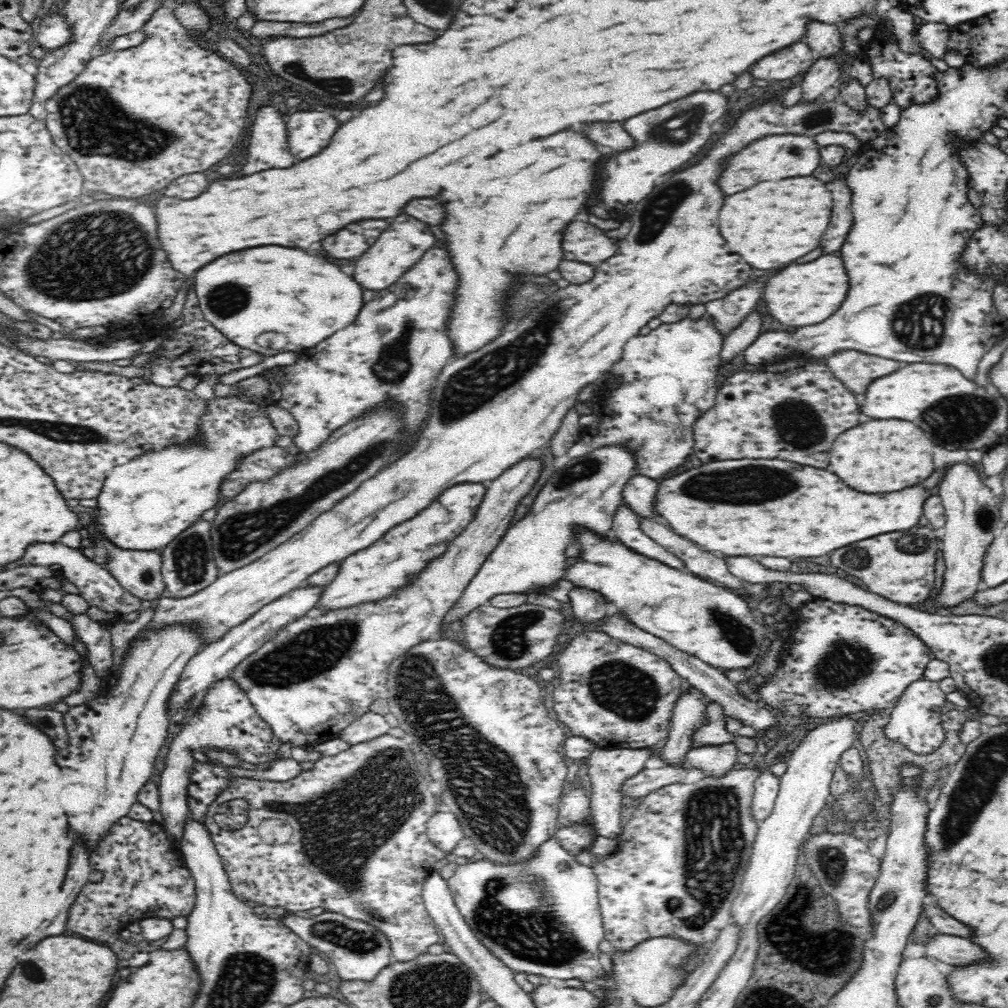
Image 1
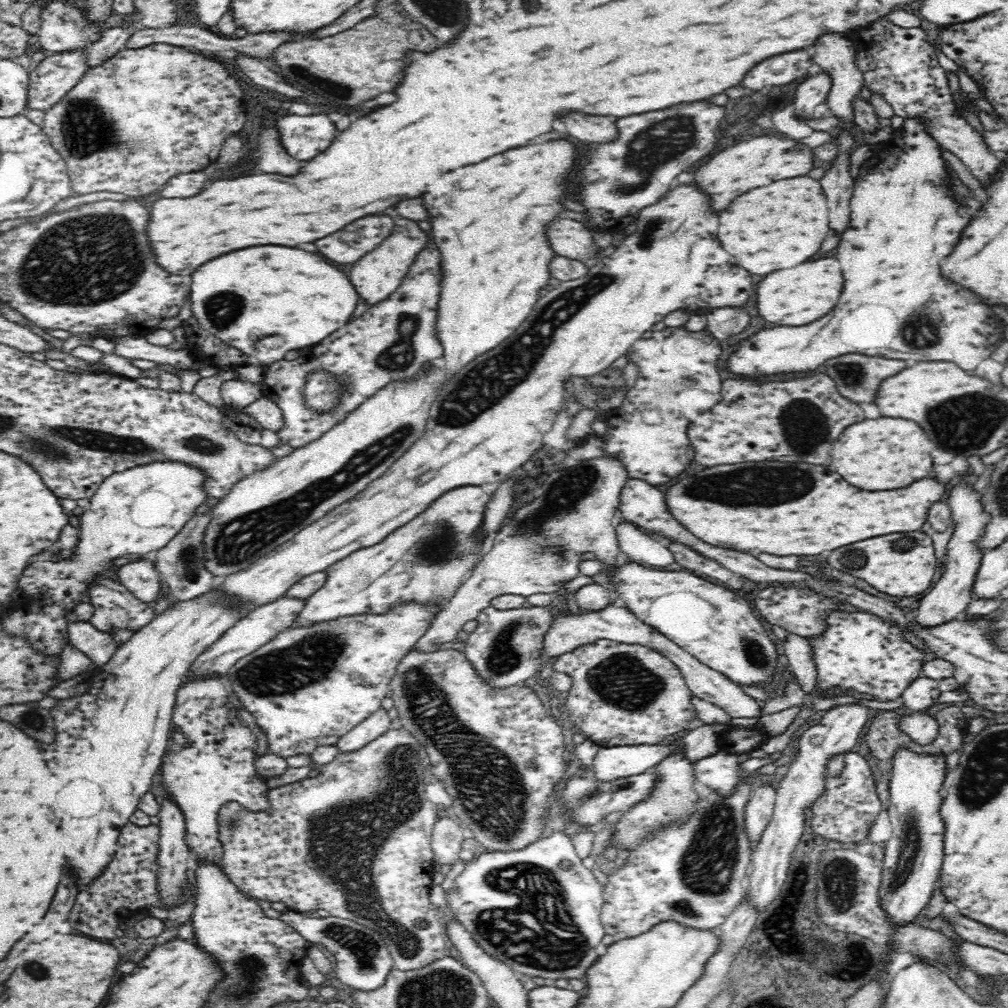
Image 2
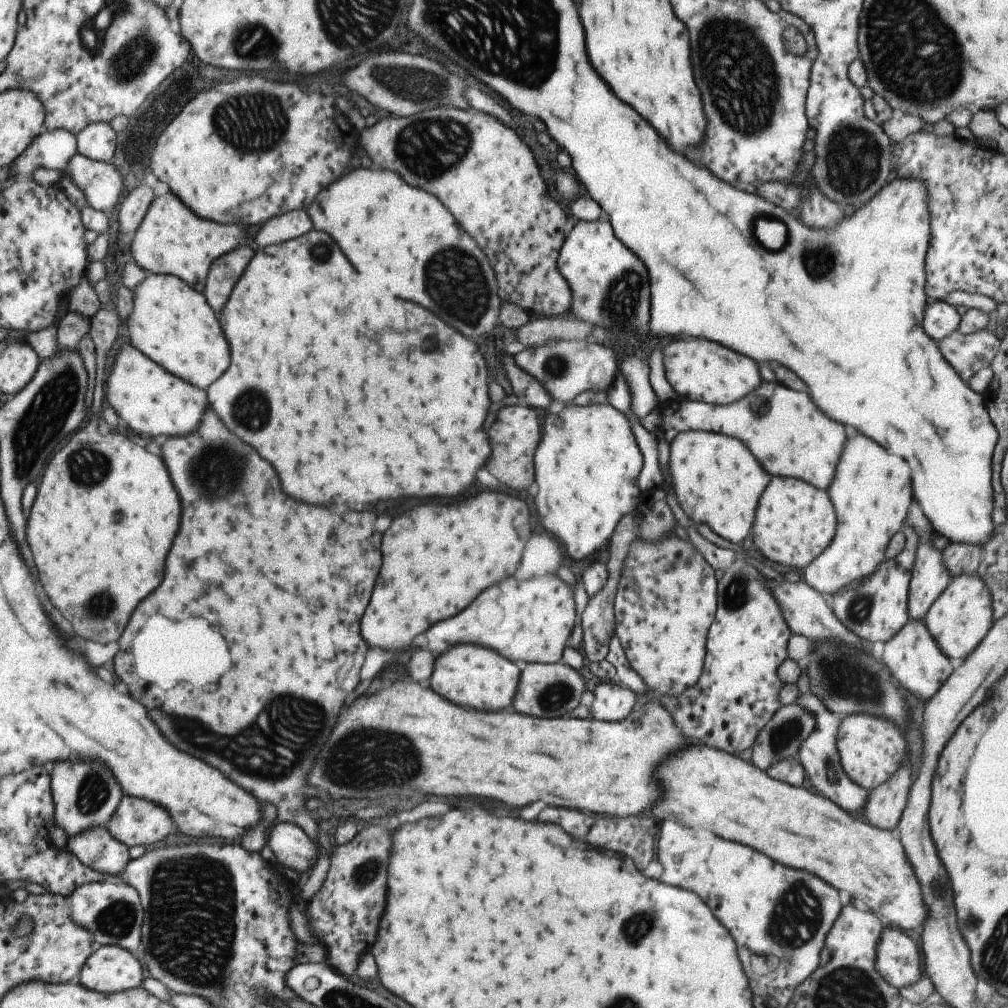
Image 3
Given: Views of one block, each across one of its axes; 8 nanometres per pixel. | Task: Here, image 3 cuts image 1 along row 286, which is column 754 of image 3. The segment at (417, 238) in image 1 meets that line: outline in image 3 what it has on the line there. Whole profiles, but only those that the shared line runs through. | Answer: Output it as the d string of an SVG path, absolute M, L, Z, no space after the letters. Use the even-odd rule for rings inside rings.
M701 338L667 340L661 352L665 380L675 390L677 398L687 398L691 402L705 402L713 406L727 406L753 390L759 382L757 366L749 358Z

